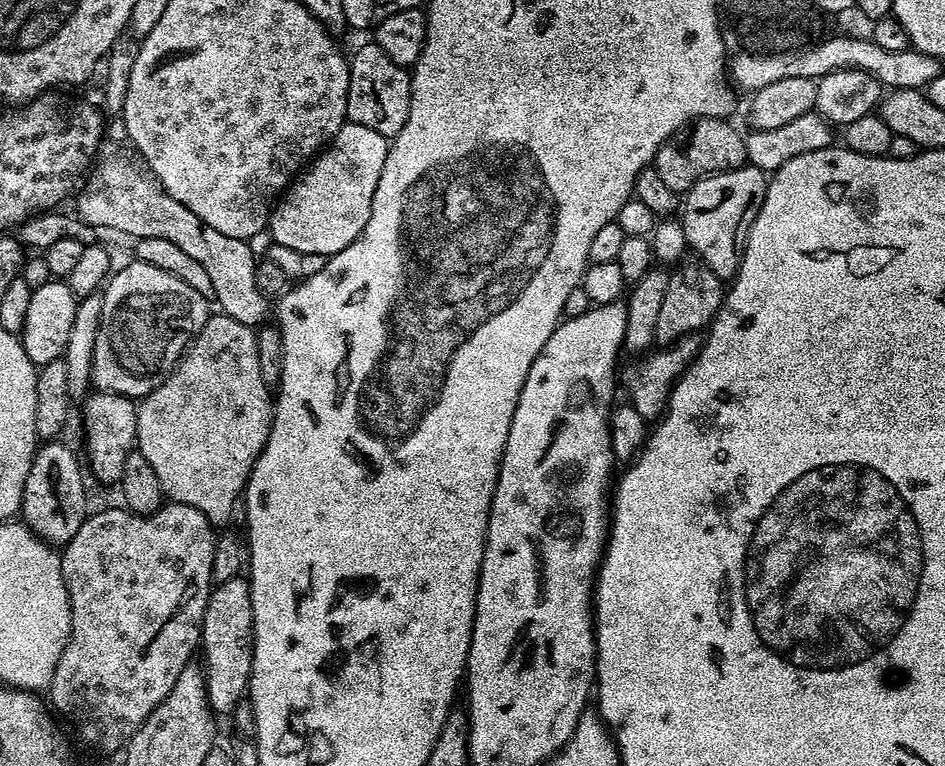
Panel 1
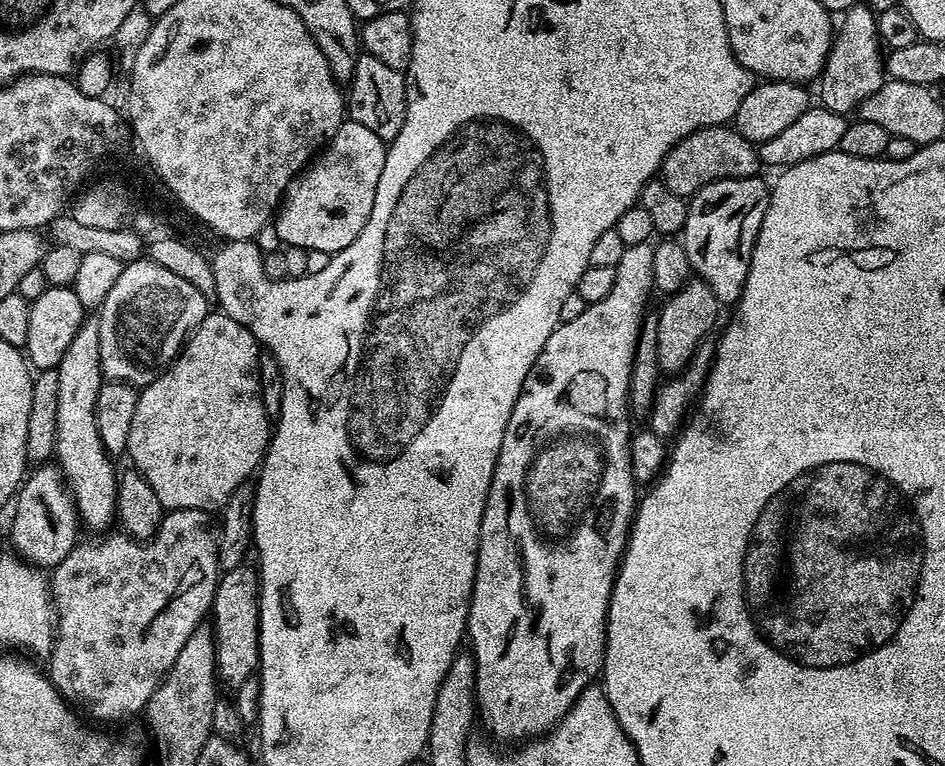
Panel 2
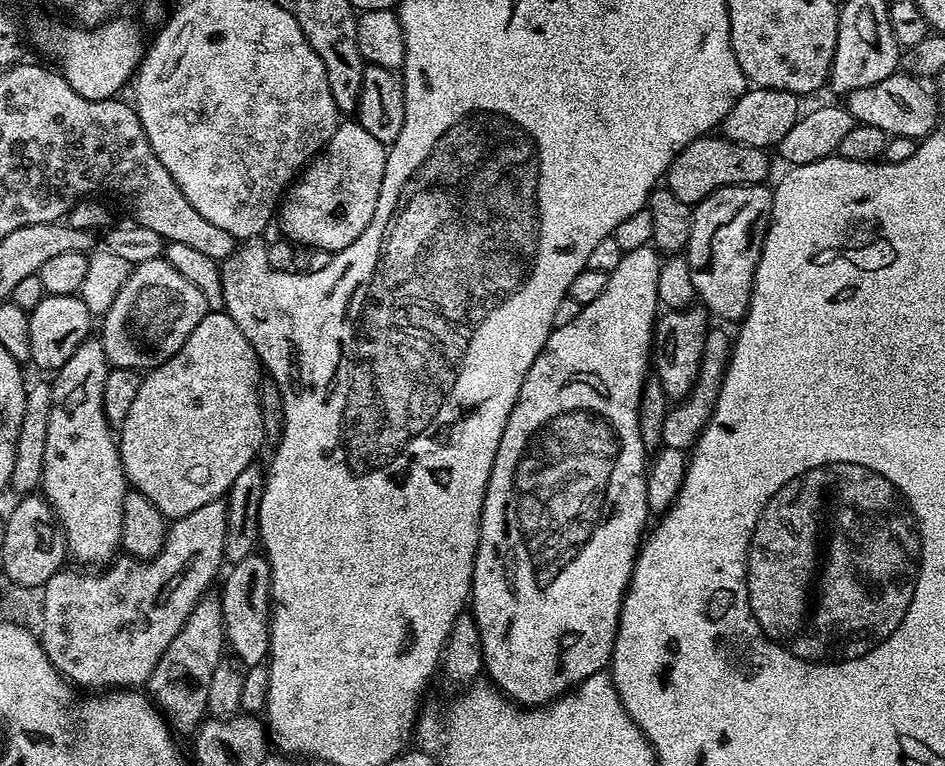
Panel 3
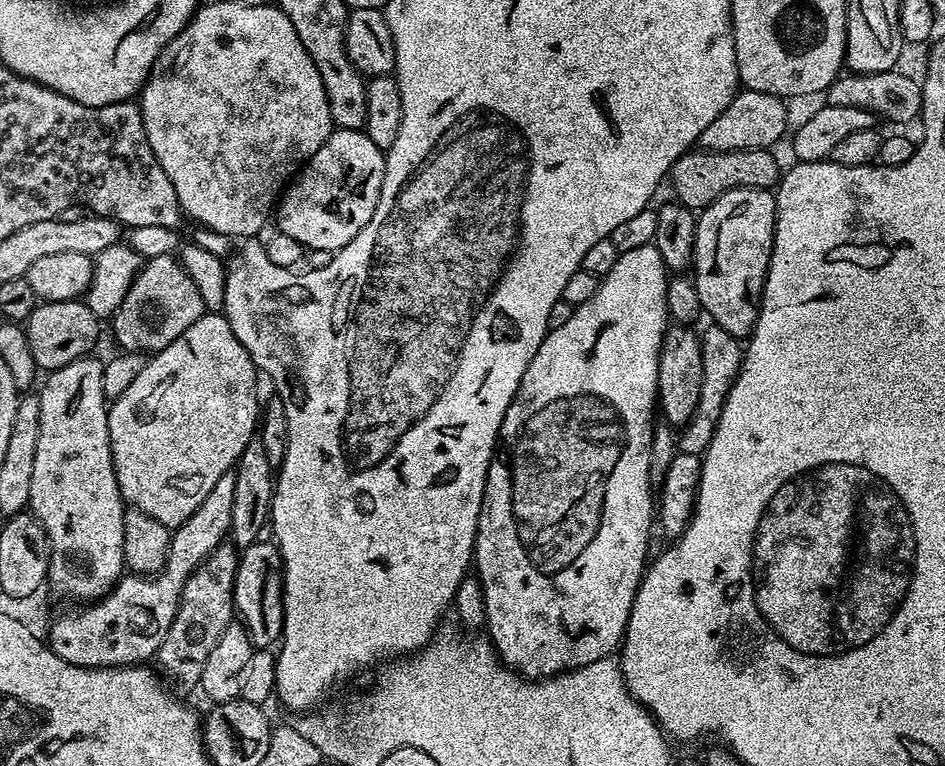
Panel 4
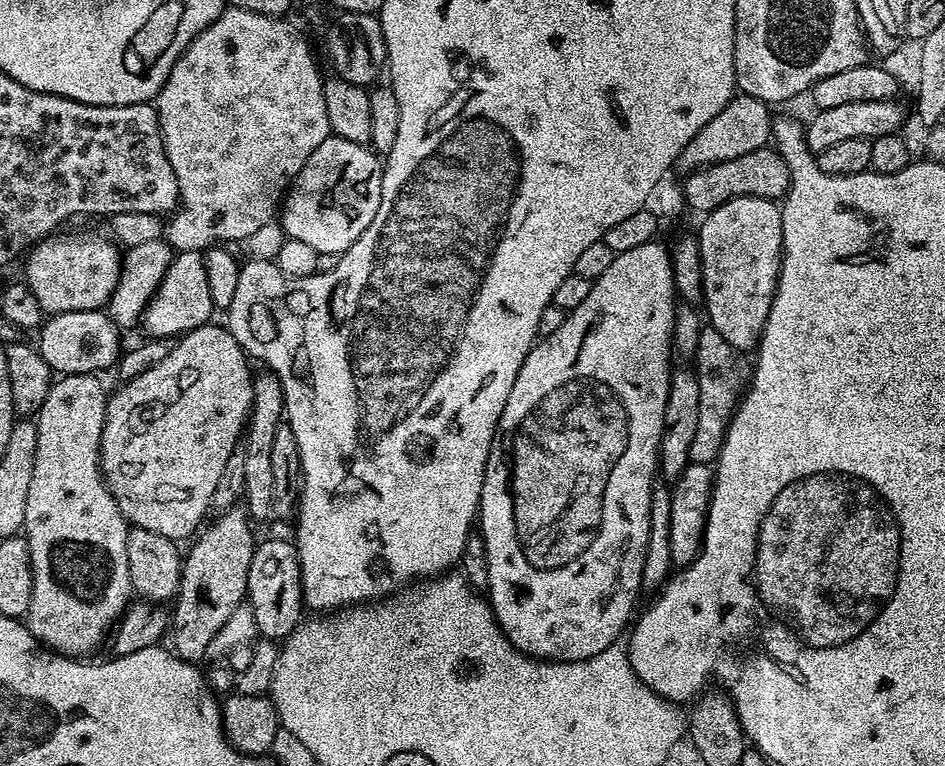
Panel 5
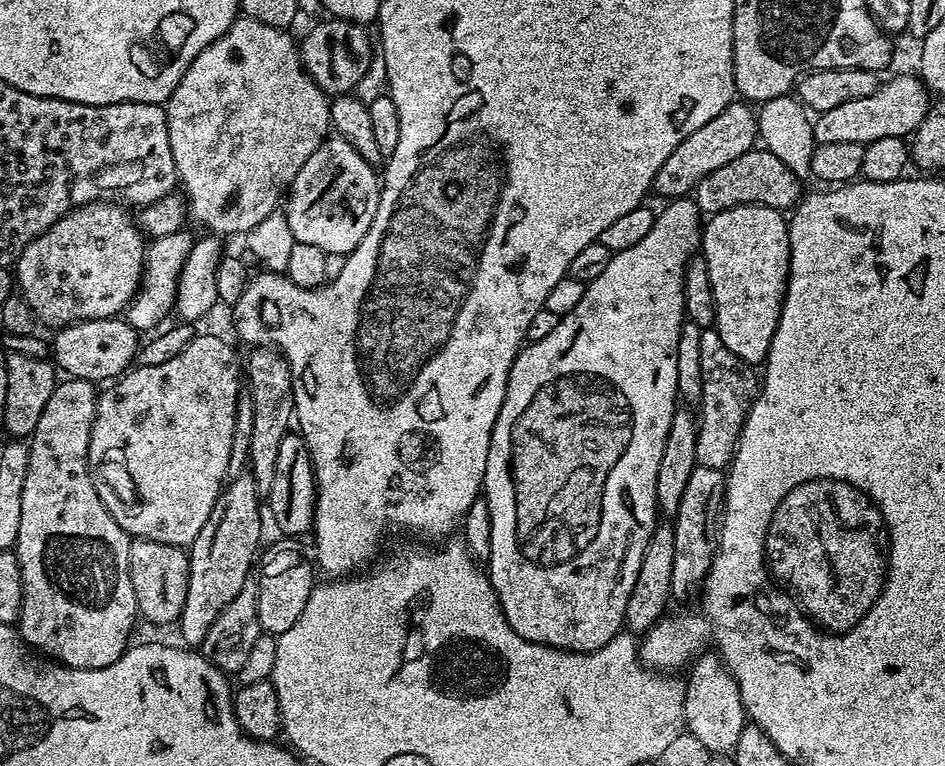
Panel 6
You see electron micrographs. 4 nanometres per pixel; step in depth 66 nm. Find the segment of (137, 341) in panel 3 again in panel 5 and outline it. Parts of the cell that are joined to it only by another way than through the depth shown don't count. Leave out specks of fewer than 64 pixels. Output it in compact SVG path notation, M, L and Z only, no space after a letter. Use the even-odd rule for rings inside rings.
M177 251L170 266L158 286L158 290L148 303L142 317L142 328L152 338L176 338L185 332L201 328L213 319L214 309L210 298L210 282L206 282L204 257L199 251Z

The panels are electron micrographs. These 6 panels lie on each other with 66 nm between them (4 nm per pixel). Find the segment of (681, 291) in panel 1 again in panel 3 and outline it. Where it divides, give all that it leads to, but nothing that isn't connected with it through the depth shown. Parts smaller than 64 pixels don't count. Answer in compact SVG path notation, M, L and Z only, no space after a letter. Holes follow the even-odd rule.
M691 306L665 311L656 321L656 327L652 333L650 364L669 401L683 400L690 394L698 378L702 350L706 346L706 338L710 331L708 320L710 321L709 313L703 307Z

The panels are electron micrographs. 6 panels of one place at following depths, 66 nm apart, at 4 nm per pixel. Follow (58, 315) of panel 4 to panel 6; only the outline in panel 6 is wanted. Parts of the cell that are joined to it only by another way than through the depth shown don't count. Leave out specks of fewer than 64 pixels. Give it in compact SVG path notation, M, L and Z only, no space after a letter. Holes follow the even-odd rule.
M114 316L67 324L55 336L56 341L52 340L50 344L55 367L69 377L93 382L112 382L123 376L133 367L142 343L141 333L129 326L127 319Z

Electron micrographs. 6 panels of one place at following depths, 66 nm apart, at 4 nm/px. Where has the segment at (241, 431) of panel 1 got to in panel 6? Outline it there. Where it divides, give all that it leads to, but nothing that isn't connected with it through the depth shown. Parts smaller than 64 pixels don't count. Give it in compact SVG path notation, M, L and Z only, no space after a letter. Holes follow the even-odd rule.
M193 335L192 341L186 346L186 350L182 350L182 354L178 354L178 358L170 358L170 362L162 362L162 366L146 366L140 364L119 377L111 386L99 393L96 397L96 417L94 418L94 426L90 434L90 450L88 451L88 466L92 469L92 481L98 490L98 498L102 498L102 506L106 506L106 510L110 510L110 514L114 518L114 522L118 522L118 526L122 526L122 530L129 538L138 540L153 540L154 542L166 542L170 546L178 546L187 549L194 542L194 538L198 538L198 533L202 531L202 526L206 526L206 518L210 518L210 510L214 510L214 502L218 502L220 491L224 489L226 481L229 479L227 472L227 463L230 459L231 442L233 441L234 422L236 421L236 407L238 406L238 398L242 394L242 360L236 357L236 352L223 340L220 336L200 336Z

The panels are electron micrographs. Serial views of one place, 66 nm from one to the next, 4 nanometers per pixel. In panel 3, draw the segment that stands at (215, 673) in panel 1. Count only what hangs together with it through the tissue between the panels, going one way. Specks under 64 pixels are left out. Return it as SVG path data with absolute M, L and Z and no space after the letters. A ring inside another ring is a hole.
M253 554L242 558L242 562L231 565L223 577L224 589L218 592L224 619L224 634L229 649L236 651L235 659L245 669L253 668L255 664L265 663L268 659L268 643L272 637L270 631L270 566L268 557L263 554Z

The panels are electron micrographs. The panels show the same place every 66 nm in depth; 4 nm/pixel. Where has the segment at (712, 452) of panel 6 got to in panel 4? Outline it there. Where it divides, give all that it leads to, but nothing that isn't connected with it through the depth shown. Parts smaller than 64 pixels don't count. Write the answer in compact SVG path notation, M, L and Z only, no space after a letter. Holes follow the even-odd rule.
M709 323L708 329L700 336L700 349L702 350L702 395L698 397L698 406L690 418L690 422L685 424L678 432L679 451L686 454L694 454L703 457L704 452L710 446L710 438L714 438L714 430L718 426L718 418L722 414L722 406L730 394L730 386L736 381L736 376L740 372L740 361L742 359L742 344L735 336L731 336L726 330L722 330L718 325Z

